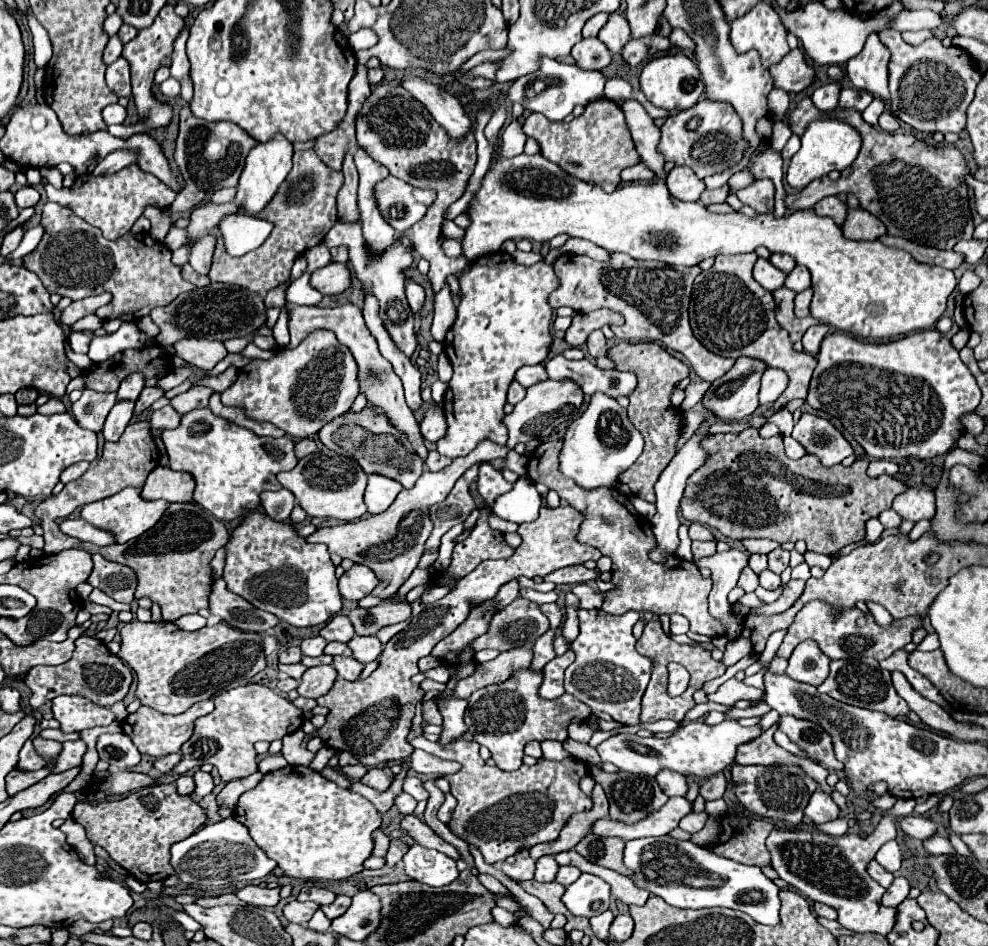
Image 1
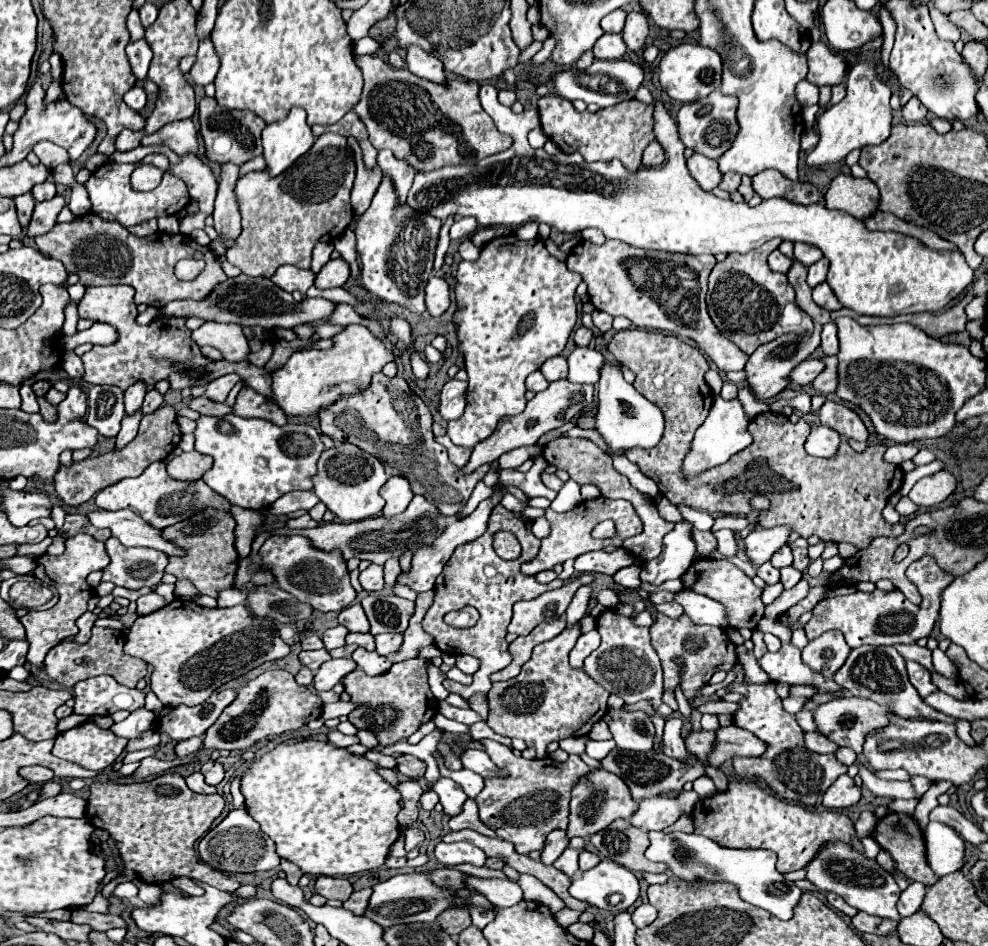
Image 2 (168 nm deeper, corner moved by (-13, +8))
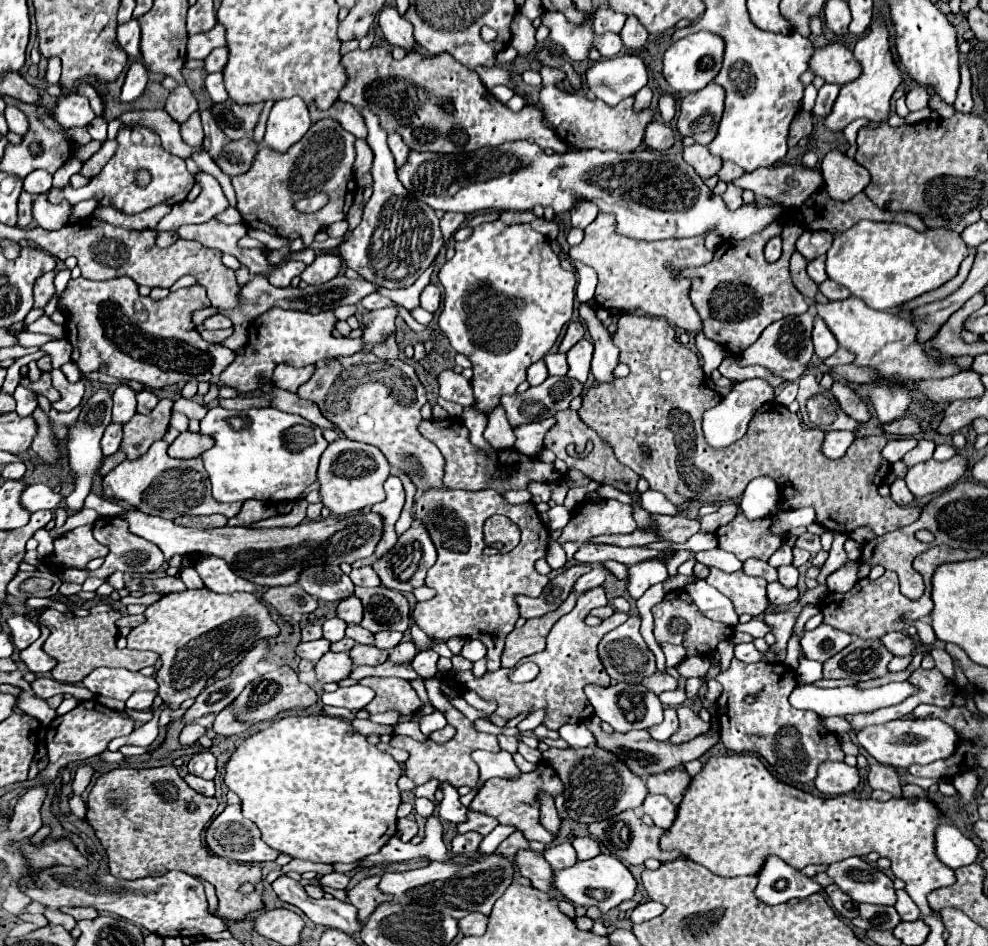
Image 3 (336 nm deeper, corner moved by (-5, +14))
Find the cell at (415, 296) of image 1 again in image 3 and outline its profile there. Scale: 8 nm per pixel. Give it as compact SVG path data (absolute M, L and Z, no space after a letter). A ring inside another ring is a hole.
M428 284L420 294L420 308L428 312L436 312L440 306L440 290L434 284Z

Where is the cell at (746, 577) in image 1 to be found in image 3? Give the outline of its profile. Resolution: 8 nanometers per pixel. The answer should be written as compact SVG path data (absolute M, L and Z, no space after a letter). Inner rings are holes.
M750 558L750 560L744 562L744 572L746 572L748 576L760 576L760 578L764 578L766 582L776 582L776 580L778 580L776 568L772 568L768 562L756 560L756 558Z

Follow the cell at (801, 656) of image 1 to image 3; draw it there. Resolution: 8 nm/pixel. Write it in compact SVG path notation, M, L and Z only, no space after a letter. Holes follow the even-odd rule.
M820 624L816 630L804 632L800 646L806 658L816 660L816 662L826 662L828 658L838 654L842 648L846 648L850 640L852 640L850 634L836 630L828 624Z

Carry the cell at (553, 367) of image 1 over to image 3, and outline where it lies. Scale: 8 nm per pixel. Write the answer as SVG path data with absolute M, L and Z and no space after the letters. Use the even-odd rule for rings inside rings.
M580 340L576 346L572 346L566 354L568 358L568 376L578 380L578 382L584 382L584 378L588 376L588 370L590 370L590 360L592 360L592 342L588 340Z

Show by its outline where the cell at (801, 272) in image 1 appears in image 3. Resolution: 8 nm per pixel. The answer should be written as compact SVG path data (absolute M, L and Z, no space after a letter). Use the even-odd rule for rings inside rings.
M820 256L820 258L814 258L814 260L810 260L808 262L808 276L816 282L816 284L820 284L820 282L824 282L828 276L826 276L826 272L824 272L824 260L826 260L826 256Z

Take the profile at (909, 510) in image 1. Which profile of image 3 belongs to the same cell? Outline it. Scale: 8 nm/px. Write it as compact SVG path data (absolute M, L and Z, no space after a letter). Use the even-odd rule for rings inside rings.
M956 454L946 462L928 460L928 462L916 464L908 470L904 480L908 484L908 490L916 498L922 498L926 494L946 490L948 486L958 482L964 472L966 472L966 458Z

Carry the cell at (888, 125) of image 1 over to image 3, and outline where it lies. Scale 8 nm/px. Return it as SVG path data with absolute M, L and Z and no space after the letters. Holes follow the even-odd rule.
M916 86L916 88L912 88L906 94L908 110L922 110L922 108L926 108L928 100L930 100L930 94L928 94L928 88L924 88L924 86Z

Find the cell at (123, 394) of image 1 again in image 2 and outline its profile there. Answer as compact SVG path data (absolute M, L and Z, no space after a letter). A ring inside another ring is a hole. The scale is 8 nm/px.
M134 384L132 388L128 388L124 392L124 404L126 404L126 414L136 414L142 406L146 394L146 386L144 384Z

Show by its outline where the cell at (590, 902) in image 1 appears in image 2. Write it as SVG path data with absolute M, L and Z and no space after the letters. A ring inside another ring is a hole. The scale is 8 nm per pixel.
M602 860L598 866L594 866L592 870L580 872L580 876L572 880L570 894L594 908L624 912L638 900L640 882L628 868L612 860ZM610 894L620 894L622 902L612 906L608 902Z

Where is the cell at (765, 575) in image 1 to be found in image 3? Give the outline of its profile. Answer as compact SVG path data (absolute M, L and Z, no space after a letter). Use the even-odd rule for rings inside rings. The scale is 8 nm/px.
M792 564L778 566L778 576L780 576L778 582L782 586L796 586L796 582L798 582L798 568L792 566Z

